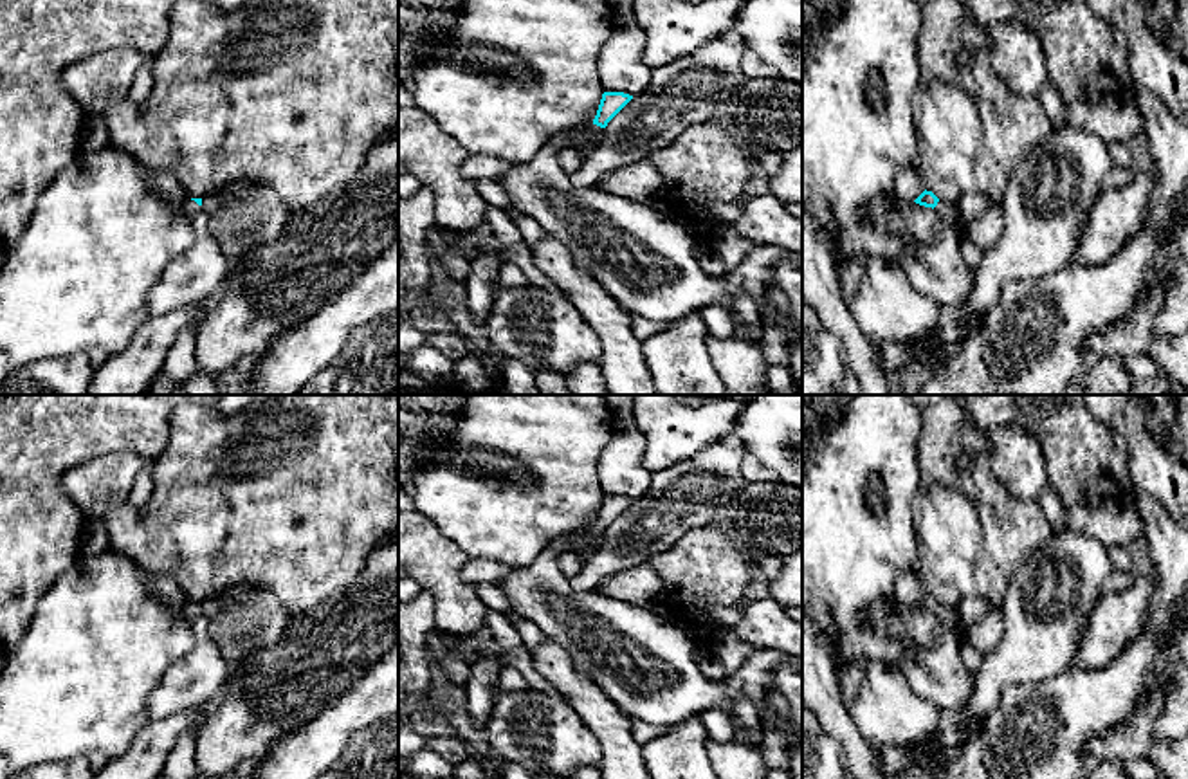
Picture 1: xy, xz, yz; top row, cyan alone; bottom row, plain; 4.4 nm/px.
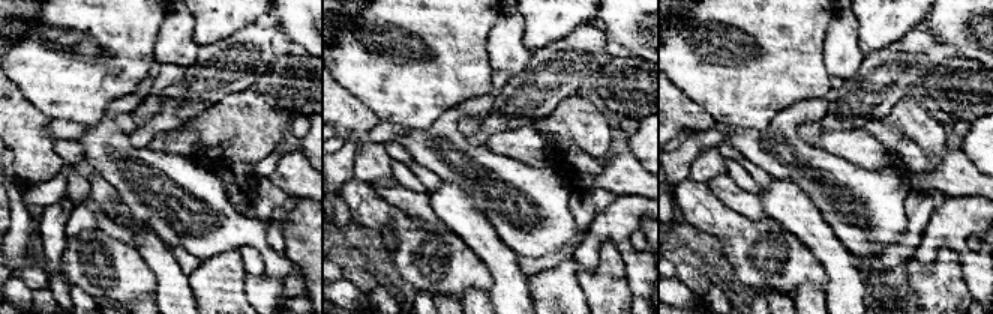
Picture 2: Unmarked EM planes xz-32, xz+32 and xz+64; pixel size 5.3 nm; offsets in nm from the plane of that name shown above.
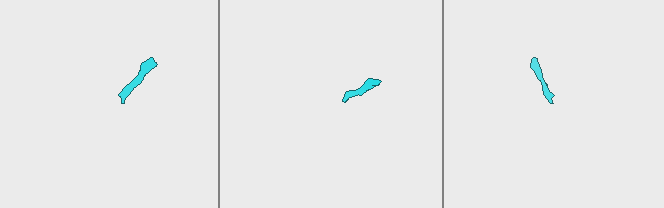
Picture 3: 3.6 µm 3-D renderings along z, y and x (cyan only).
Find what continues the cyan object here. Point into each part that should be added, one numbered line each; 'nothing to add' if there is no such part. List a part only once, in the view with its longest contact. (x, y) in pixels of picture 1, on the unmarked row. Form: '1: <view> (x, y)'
1: xy (188, 610)

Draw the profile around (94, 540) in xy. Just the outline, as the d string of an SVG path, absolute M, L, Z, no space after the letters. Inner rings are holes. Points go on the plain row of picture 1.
M87 519L85 534L79 541L79 557L90 557L106 548L110 548L110 541L101 519Z

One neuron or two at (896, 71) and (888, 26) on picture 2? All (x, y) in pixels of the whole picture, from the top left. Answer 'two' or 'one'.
two

